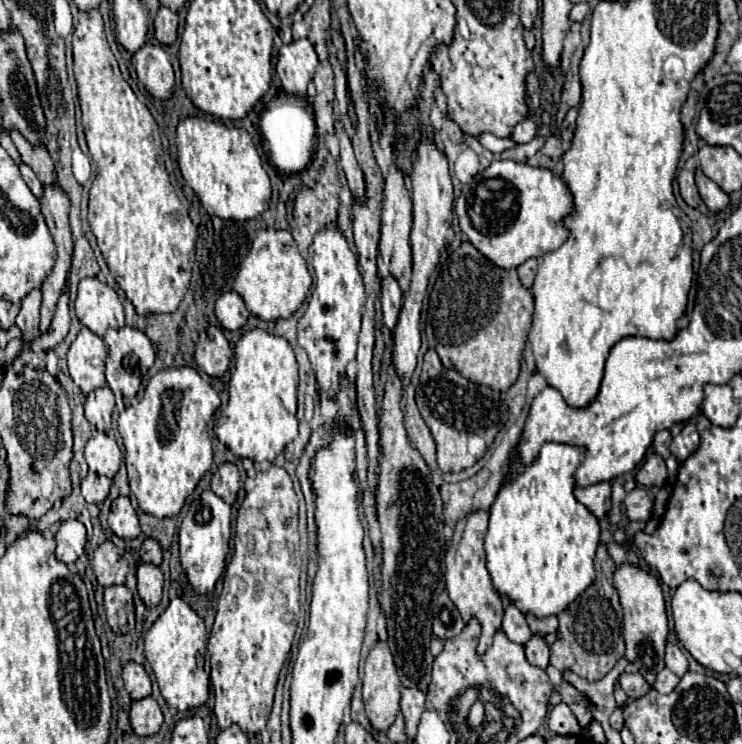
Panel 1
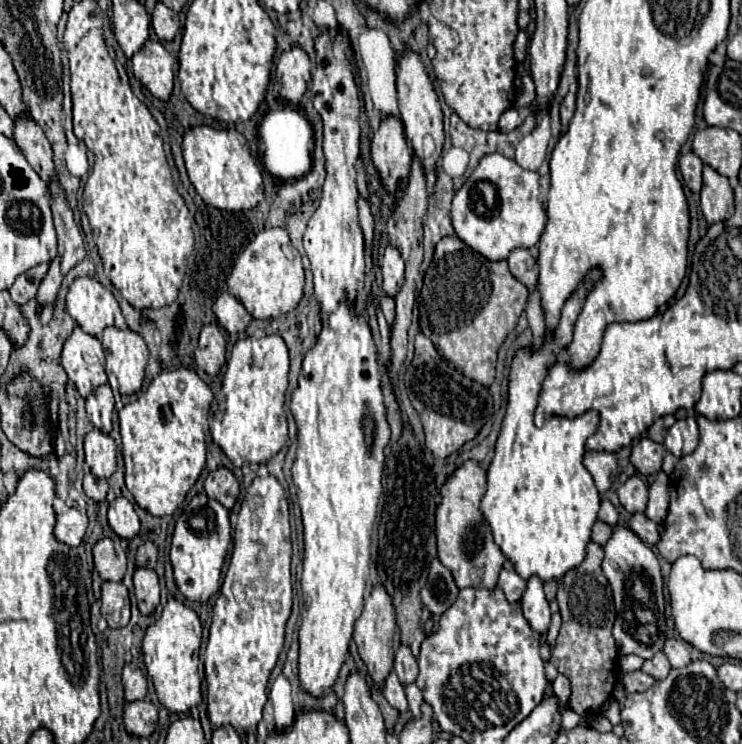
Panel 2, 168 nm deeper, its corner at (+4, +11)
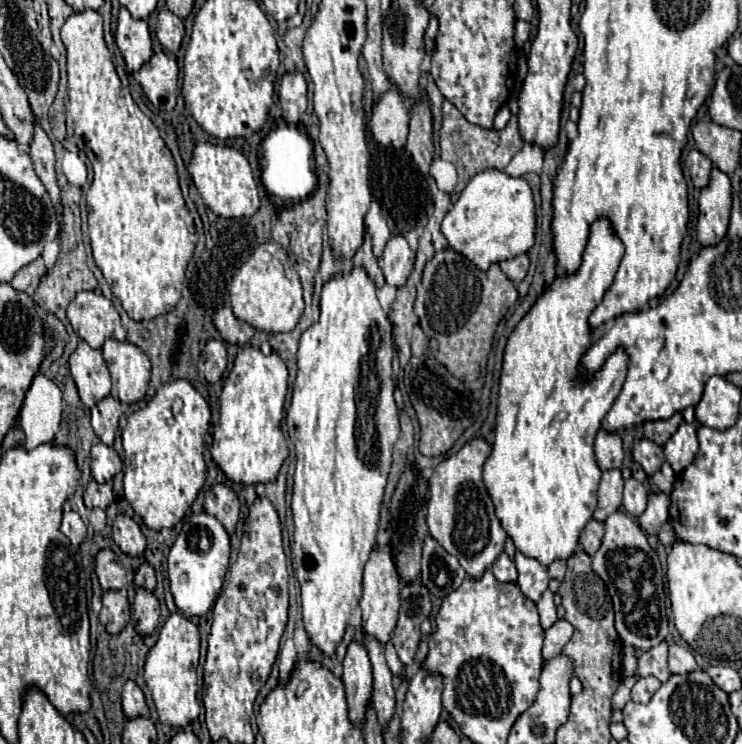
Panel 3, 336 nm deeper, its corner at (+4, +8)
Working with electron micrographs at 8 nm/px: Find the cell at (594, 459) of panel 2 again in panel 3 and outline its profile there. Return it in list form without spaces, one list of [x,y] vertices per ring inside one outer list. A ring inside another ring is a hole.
[[[600,429],[596,435],[594,451],[596,451],[596,459],[598,459],[598,465],[602,471],[622,465],[624,451],[622,451],[622,439],[618,433],[610,433],[606,429]]]

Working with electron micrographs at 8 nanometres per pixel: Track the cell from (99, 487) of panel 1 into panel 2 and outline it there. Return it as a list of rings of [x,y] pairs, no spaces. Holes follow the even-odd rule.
[[[86,472],[84,474],[84,492],[88,498],[102,502],[106,498],[106,492],[108,492],[106,478],[96,478],[92,472]]]

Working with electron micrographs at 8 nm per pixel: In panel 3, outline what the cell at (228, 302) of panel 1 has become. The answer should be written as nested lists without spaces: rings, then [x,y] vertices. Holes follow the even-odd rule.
[[[222,307],[220,311],[216,311],[214,325],[216,325],[218,333],[222,335],[222,339],[226,343],[234,343],[234,345],[248,343],[250,337],[252,337],[252,333],[254,333],[254,329],[248,323],[244,323],[244,321],[240,321],[240,319],[234,317],[234,313],[232,313],[230,307]]]

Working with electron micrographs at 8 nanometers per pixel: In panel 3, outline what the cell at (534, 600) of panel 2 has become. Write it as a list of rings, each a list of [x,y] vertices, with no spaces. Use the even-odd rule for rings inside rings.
[[[520,551],[514,553],[514,563],[518,569],[518,587],[528,599],[538,601],[540,595],[548,589],[548,581],[550,581],[548,567],[542,565],[538,559],[528,557]]]

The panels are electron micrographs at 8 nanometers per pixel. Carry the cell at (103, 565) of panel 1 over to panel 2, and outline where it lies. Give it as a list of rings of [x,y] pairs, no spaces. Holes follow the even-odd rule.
[[[102,538],[96,542],[94,550],[94,564],[102,580],[120,582],[126,572],[126,556],[118,554],[114,548],[114,542],[110,538]]]

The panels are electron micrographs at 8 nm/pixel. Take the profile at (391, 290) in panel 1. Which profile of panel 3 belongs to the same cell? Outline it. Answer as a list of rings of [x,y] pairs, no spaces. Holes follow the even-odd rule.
[[[402,235],[390,237],[382,253],[382,271],[384,271],[386,283],[394,287],[406,285],[414,267],[414,259],[416,255]]]

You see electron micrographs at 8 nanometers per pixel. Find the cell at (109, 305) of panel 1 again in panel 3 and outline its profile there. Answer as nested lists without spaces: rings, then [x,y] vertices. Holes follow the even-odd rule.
[[[96,291],[78,293],[68,305],[68,319],[74,333],[90,347],[100,349],[106,339],[126,339],[126,329],[114,305]]]

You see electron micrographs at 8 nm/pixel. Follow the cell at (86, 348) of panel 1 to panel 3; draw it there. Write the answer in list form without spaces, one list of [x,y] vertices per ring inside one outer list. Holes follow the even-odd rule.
[[[80,341],[76,351],[70,355],[70,371],[86,407],[94,407],[100,399],[110,395],[112,383],[102,351],[92,349],[86,341]]]

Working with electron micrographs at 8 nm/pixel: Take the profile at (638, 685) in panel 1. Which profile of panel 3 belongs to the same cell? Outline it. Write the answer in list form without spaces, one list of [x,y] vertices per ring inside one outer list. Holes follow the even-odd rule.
[[[640,677],[636,685],[632,687],[632,701],[636,703],[648,703],[650,697],[660,689],[660,681],[654,677]]]

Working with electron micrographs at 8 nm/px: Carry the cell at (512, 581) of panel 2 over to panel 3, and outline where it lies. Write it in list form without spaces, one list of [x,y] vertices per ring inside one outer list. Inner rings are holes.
[[[502,551],[492,563],[492,573],[500,583],[516,583],[516,567],[512,559],[506,555],[506,551]]]

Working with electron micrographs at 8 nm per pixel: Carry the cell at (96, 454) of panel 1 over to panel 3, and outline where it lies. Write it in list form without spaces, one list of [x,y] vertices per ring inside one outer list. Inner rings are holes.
[[[94,443],[92,447],[92,477],[98,483],[112,481],[116,473],[122,471],[122,459],[116,455],[116,451],[104,443]]]

